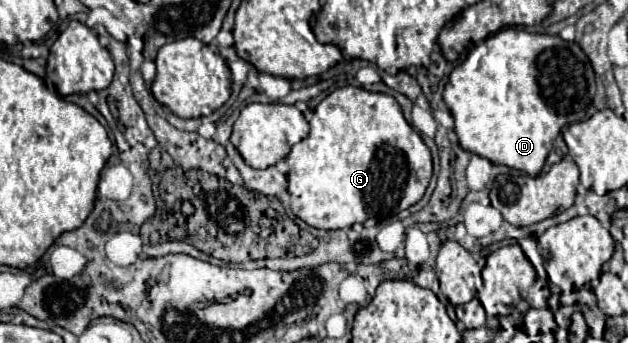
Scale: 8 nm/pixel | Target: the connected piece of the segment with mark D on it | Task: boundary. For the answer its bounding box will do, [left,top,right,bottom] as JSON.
[444,29,590,175]

